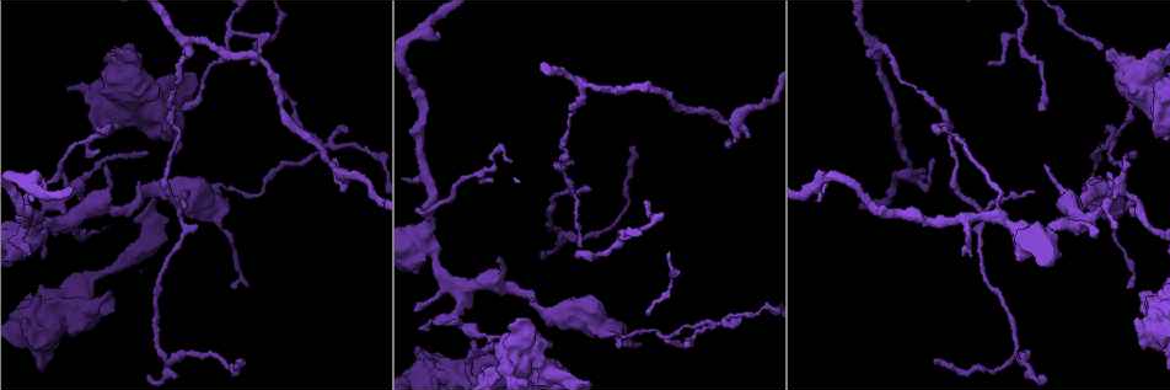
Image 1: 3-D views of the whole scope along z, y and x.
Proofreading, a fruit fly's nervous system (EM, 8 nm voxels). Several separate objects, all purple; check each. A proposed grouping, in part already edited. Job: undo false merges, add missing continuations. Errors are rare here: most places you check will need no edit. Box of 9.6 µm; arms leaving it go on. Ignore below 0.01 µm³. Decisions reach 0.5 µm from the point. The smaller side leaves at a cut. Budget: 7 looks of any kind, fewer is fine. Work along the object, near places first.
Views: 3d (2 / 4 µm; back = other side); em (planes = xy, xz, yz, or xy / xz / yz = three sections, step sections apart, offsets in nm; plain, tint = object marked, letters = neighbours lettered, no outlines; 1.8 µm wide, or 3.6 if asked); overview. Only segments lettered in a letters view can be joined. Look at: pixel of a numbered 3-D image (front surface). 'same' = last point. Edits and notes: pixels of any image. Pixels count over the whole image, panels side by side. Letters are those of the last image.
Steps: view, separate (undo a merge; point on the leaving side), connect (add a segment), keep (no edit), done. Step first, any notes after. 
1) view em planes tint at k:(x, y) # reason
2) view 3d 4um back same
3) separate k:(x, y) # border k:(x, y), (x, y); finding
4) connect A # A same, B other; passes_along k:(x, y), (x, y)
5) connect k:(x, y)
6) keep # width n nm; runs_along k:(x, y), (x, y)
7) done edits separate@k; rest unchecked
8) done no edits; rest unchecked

view 3d 4um back at 1:(115, 103)

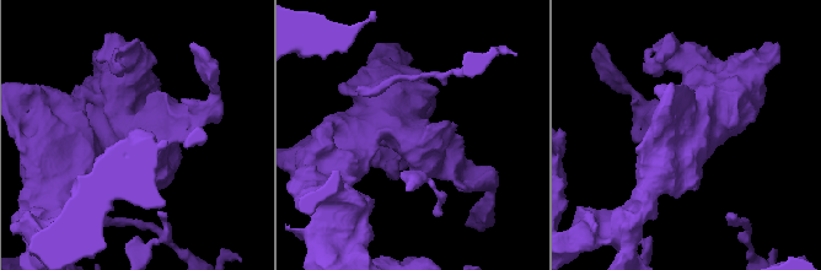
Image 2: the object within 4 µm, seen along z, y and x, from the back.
view em 3.6um xy step 16 tint at 2:(408, 135)

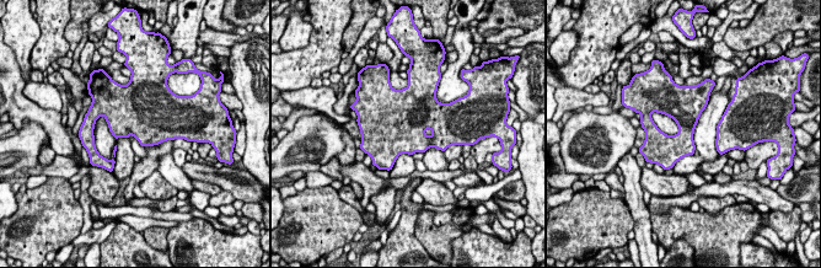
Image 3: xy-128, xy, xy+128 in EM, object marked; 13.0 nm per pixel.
view em 3.6um planes letters same

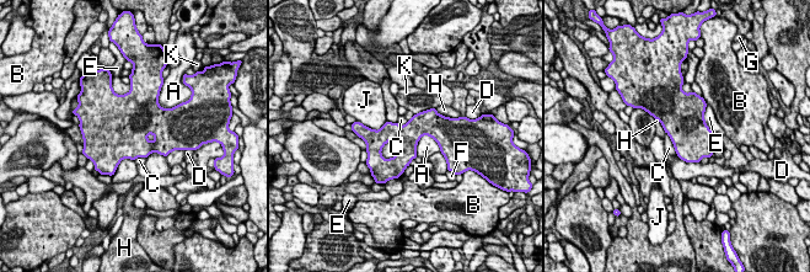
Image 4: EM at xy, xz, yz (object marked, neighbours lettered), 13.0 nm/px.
keep # width 280 nm; A other, B other, C other, D other, E other, F other, G other, H other, J other, K other; runs_along 4:(370, 134), (433, 129), (441, 137); one neuron here

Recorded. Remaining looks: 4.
view 3d 2um at 1:(874, 42) # arms part here

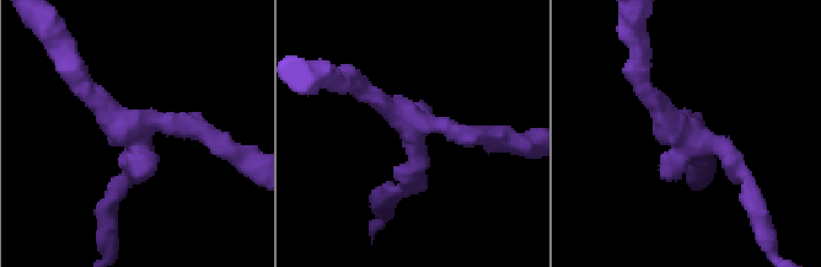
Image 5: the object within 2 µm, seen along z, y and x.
view em planes tint at 5:(141, 129) # arms 3; now the EM

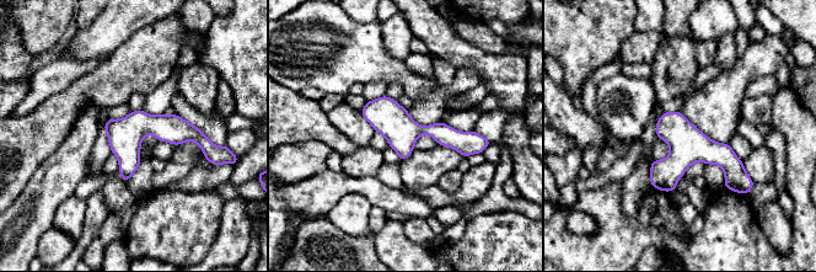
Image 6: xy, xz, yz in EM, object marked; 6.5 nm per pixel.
view em planes letters same # see the neighbours

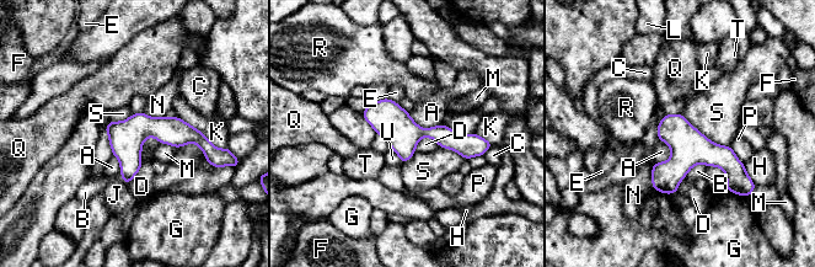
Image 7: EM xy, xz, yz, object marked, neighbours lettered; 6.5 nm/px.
keep # width 220 nm; A other, B other, C other, D other, E other, F other, G other, H other, J other, K other, L other, M other, N other, P other, Q other, R other, S other, T other, U other; runs_along 7:(365, 113), (403, 133), (481, 143); all the same neuron

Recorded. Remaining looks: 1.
done no edits; rest unchecked

